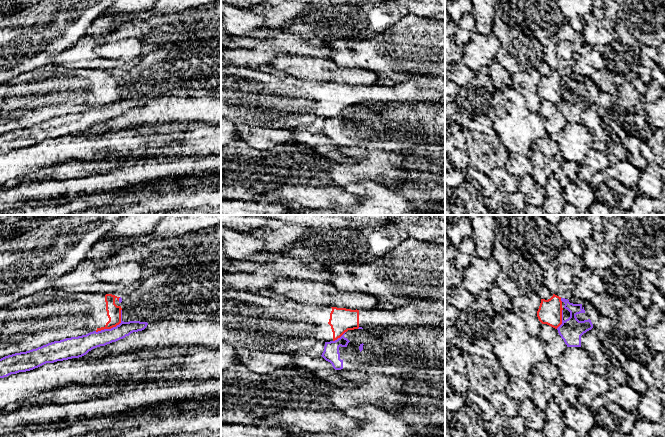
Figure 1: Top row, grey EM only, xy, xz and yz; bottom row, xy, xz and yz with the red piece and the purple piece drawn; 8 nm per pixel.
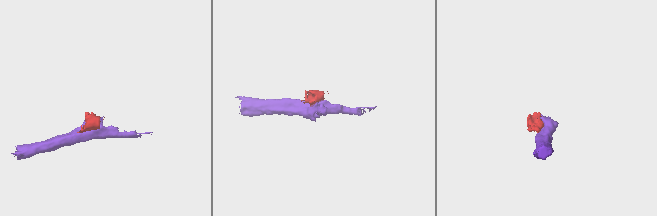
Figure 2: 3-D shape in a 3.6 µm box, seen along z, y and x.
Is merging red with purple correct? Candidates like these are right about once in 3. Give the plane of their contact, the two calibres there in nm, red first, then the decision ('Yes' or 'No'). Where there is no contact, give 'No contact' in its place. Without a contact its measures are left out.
Touches red in xy. Thickness 110 nm (red) against 130 nm. No

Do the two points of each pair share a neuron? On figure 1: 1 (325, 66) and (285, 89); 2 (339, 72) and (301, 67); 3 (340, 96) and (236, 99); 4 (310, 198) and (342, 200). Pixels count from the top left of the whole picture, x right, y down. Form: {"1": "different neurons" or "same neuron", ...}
{"1": "different neurons", "2": "same neuron", "3": "same neuron", "4": "same neuron"}

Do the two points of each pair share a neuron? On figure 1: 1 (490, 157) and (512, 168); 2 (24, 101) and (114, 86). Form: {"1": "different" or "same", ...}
{"1": "different", "2": "same"}

